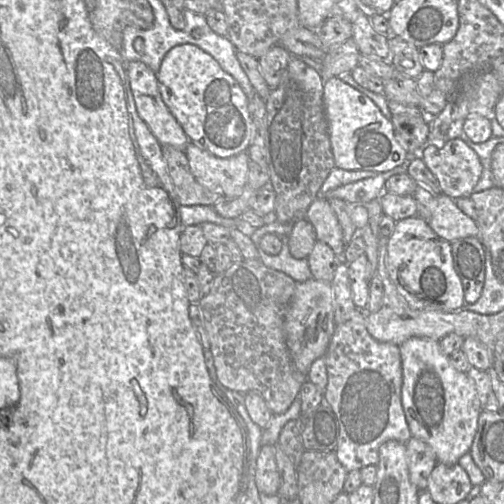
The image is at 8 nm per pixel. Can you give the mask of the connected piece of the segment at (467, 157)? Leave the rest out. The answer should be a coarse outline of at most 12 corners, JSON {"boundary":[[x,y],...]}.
{"boundary":[[462,138],[424,147],[420,157],[441,193],[470,197],[483,166]]}

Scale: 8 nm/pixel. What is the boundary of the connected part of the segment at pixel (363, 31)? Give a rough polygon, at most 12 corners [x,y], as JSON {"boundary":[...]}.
{"boundary":[[368,14],[353,24],[361,56],[389,60],[389,34],[377,32]]}

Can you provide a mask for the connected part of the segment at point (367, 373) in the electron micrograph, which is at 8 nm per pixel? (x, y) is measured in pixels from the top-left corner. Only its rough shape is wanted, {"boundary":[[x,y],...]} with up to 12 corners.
{"boundary":[[366,311],[337,325],[324,403],[348,472],[412,437],[399,345]]}

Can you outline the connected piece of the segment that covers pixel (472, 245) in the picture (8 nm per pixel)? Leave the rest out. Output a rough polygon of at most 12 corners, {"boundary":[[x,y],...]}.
{"boundary":[[481,236],[451,242],[466,303],[476,302],[485,281]]}

